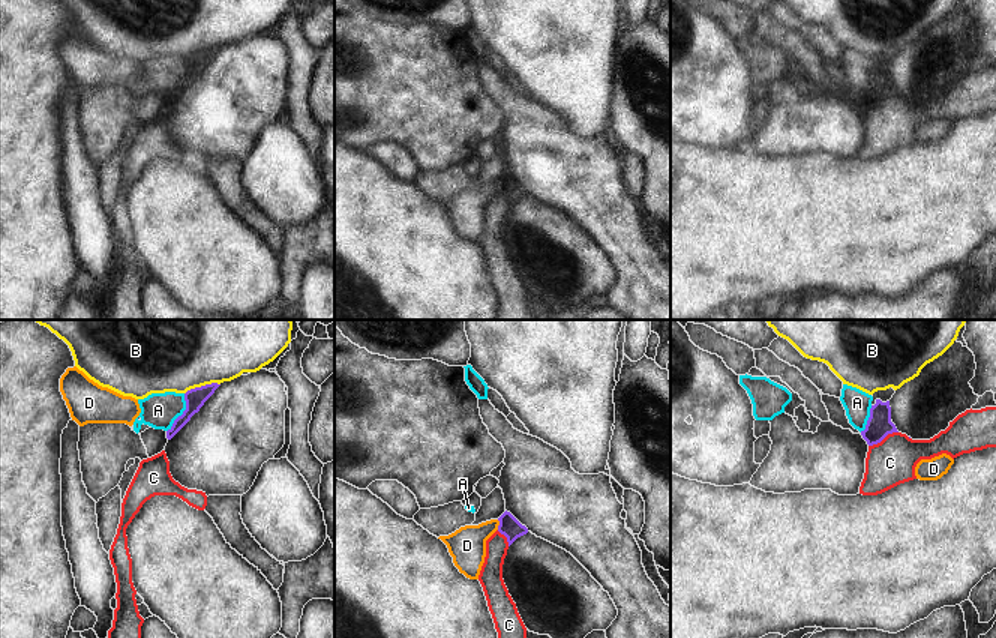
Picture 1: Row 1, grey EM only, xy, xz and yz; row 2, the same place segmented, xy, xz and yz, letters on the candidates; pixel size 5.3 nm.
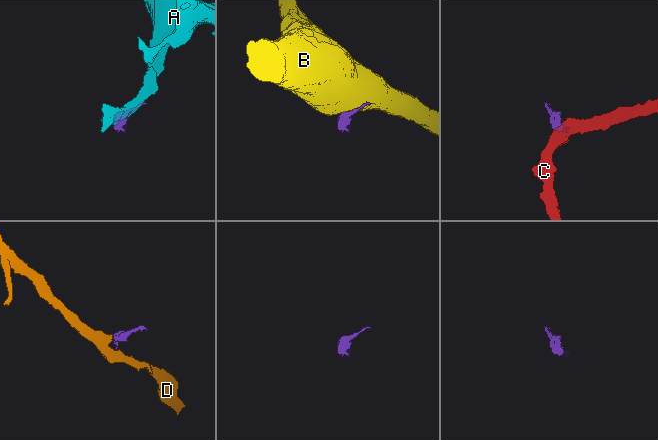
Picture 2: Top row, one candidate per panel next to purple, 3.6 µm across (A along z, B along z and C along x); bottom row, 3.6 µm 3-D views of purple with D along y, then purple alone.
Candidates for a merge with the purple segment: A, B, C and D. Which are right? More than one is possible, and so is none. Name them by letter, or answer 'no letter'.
B

